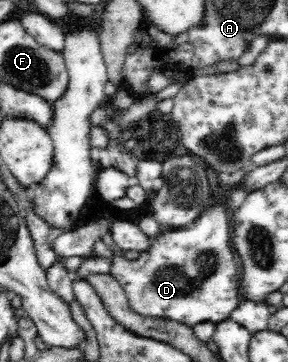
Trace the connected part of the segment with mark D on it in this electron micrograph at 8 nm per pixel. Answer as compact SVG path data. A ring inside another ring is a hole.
M217 197L217 201L213 201L212 205L210 205L210 207L206 209L206 211L200 213L200 217L198 217L198 219L196 219L196 221L194 221L192 225L186 225L186 227L180 227L180 229L176 230L163 230L162 233L160 233L158 236L154 236L150 243L150 247L148 247L146 251L142 251L139 257L134 260L126 259L122 250L116 245L116 242L114 242L112 238L111 225L118 219L115 218L114 207L110 206L109 212L107 212L107 215L105 217L103 217L108 219L108 223L110 224L110 226L108 228L108 231L102 237L102 240L103 243L112 250L112 253L114 255L109 273L112 274L116 278L116 281L118 281L118 283L123 287L123 290L126 294L126 299L128 299L128 306L130 306L130 310L132 310L132 312L142 317L158 317L163 318L165 321L178 321L180 323L183 323L184 325L189 325L190 327L193 327L194 325L196 325L196 323L206 323L206 321L208 321L208 323L214 324L220 323L220 321L228 319L231 316L232 311L239 307L240 303L242 302L242 300L238 296L241 288L241 279L240 273L238 273L238 271L240 271L240 267L238 267L238 263L236 263L234 260L236 256L234 256L233 245L231 245L233 223L231 223L230 213L228 213L226 205L224 204L224 202L218 202L219 199L220 198Z

